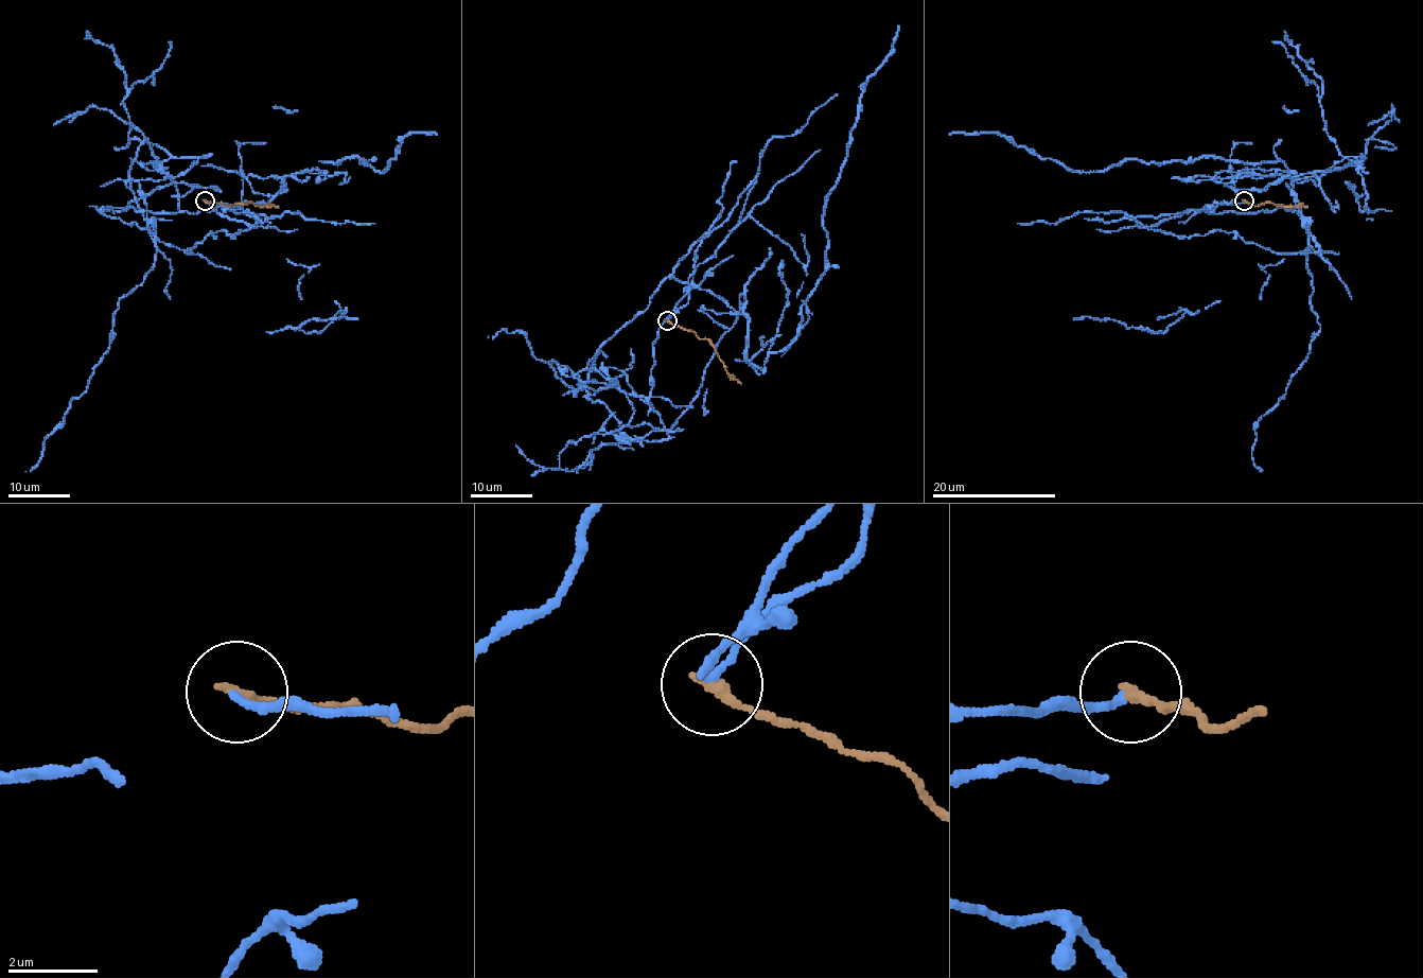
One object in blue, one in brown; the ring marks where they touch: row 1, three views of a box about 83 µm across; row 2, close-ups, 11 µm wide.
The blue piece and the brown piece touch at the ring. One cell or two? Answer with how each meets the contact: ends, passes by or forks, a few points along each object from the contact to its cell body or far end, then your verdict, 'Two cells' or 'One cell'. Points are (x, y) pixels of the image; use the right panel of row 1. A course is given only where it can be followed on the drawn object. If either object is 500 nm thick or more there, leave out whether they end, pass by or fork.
At the ring blue ends. At the ring brown ends. Course of blue: (1244, 202), (1157, 229), (1317, 252), (1290, 179), (1365, 156), (1345, 158), (1327, 132), (1321, 79), (1284, 31). Course of brown: (1244, 202), (1254, 206), (1271, 203), (1307, 208). Two cells

